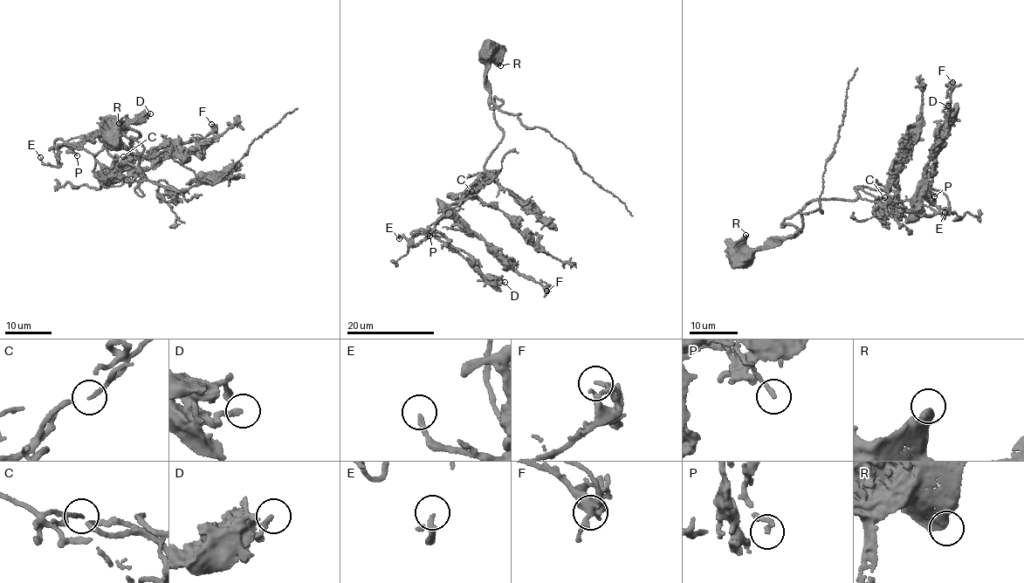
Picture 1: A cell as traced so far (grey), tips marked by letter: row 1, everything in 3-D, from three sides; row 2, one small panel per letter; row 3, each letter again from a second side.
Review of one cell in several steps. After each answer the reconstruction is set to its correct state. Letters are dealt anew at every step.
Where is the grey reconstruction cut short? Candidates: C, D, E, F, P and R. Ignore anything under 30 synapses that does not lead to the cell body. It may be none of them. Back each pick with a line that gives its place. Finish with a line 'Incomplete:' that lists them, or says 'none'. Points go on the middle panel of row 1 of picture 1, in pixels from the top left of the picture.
Incomplete: none

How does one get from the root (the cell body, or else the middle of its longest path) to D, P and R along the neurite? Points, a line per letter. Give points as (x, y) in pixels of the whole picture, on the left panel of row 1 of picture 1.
D: (111, 140), (144, 147), (120, 126), (140, 134), (140, 168), (113, 187), (69, 146), (150, 113)
P: (111, 140), (138, 154), (120, 126), (140, 134), (131, 181), (113, 187), (66, 143), (77, 155)
R: (111, 140), (108, 131), (119, 123)

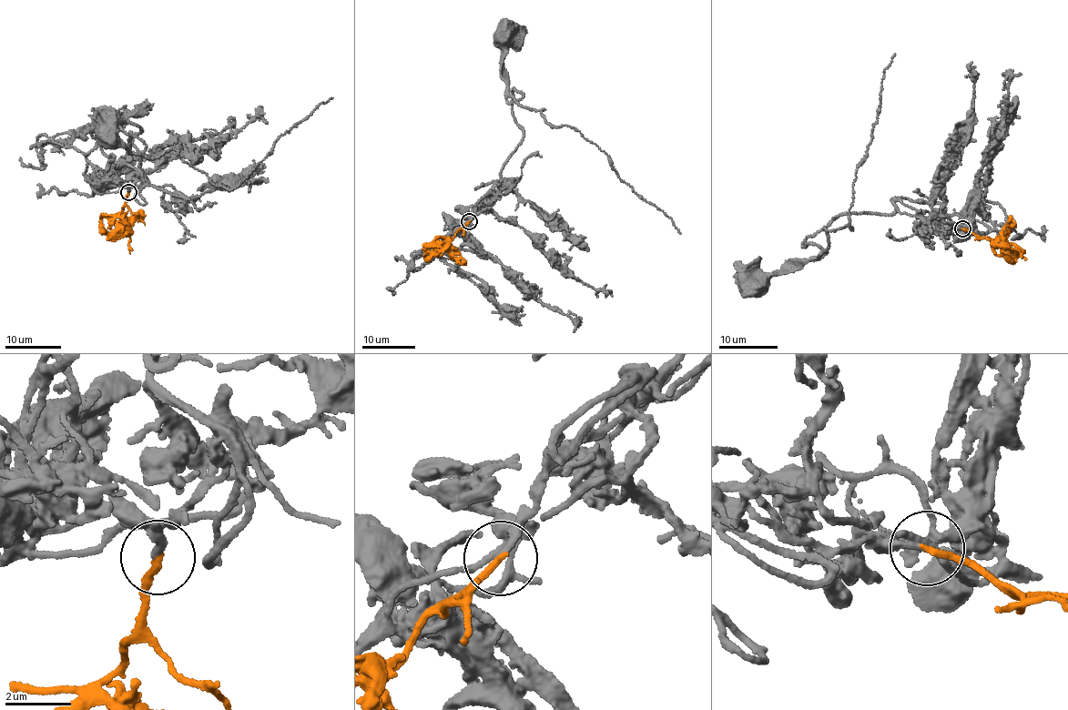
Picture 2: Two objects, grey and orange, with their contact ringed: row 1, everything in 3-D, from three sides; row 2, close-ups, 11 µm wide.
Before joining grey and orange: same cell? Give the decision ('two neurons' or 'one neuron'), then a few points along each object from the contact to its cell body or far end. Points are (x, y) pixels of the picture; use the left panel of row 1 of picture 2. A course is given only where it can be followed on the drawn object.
one neuron | grey via (127, 193), (140, 155), (127, 141), (140, 131), (116, 121), (144, 151), (106, 135), (102, 142), (106, 136) | orange via (127, 193), (124, 216), (116, 233), (106, 234), (101, 231)

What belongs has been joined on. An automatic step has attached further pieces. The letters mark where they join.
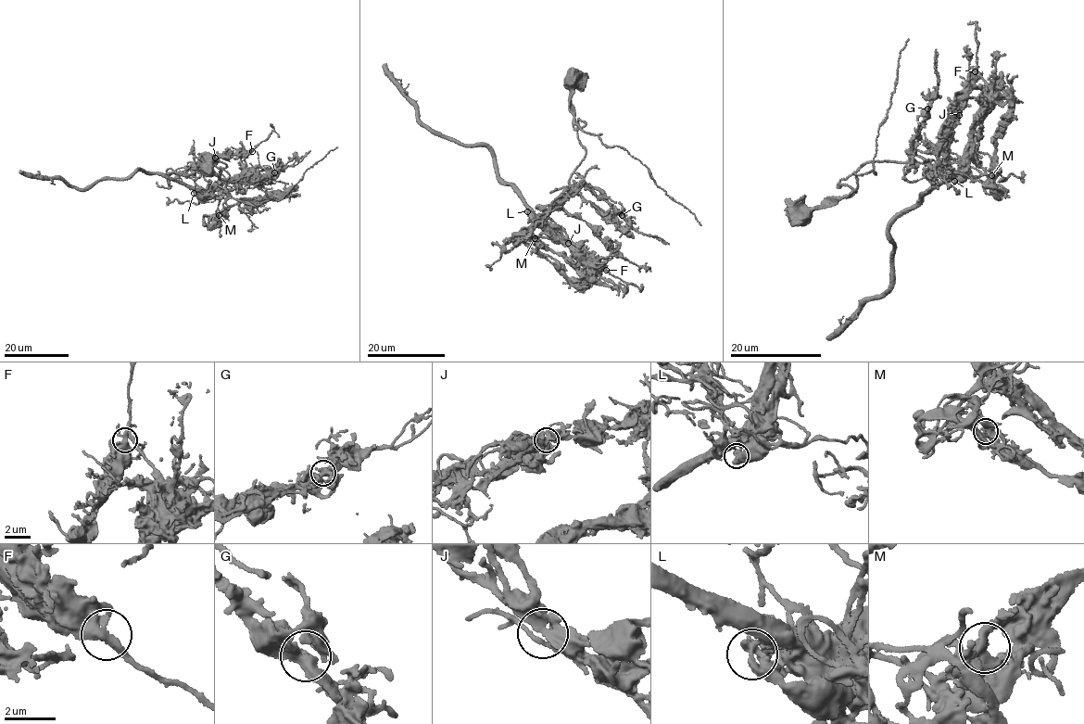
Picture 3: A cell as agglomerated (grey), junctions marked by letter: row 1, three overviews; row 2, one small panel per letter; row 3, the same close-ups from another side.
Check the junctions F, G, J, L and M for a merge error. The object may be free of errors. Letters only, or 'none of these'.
L

